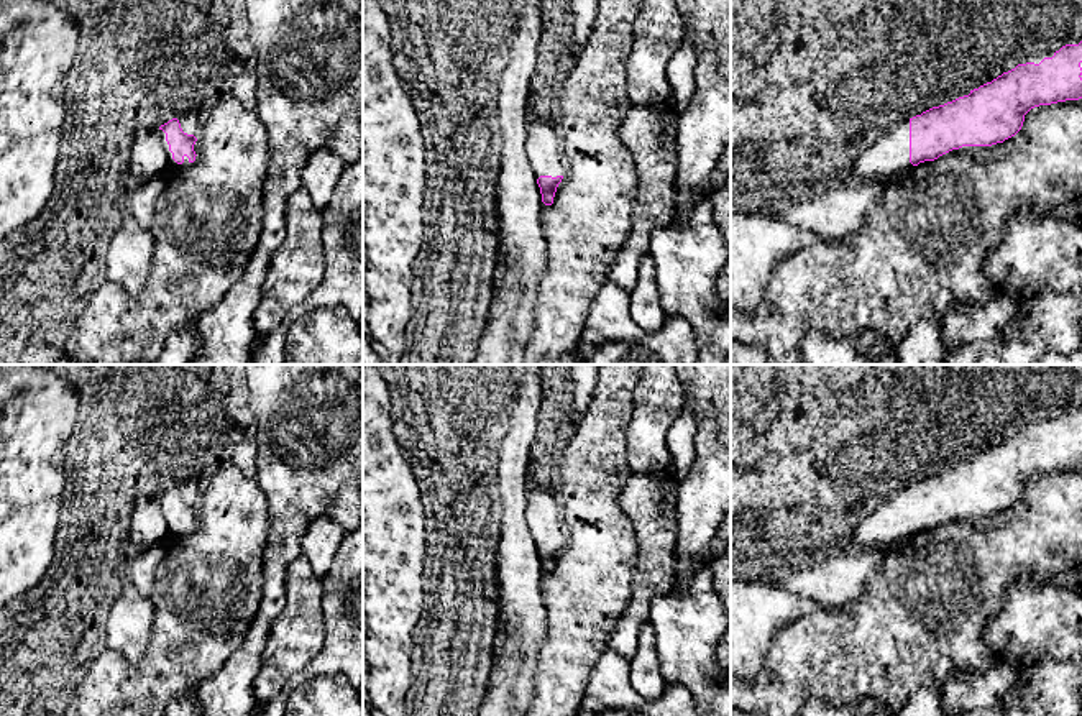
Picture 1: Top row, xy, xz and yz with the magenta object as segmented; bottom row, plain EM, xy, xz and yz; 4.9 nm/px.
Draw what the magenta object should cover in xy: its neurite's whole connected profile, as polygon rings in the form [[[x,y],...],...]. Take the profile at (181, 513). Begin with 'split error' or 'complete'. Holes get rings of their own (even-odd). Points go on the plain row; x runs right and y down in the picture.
split error; [[[177,486],[159,494],[159,506],[167,521],[167,539],[181,539],[195,529],[194,512],[197,506],[182,499]]]

